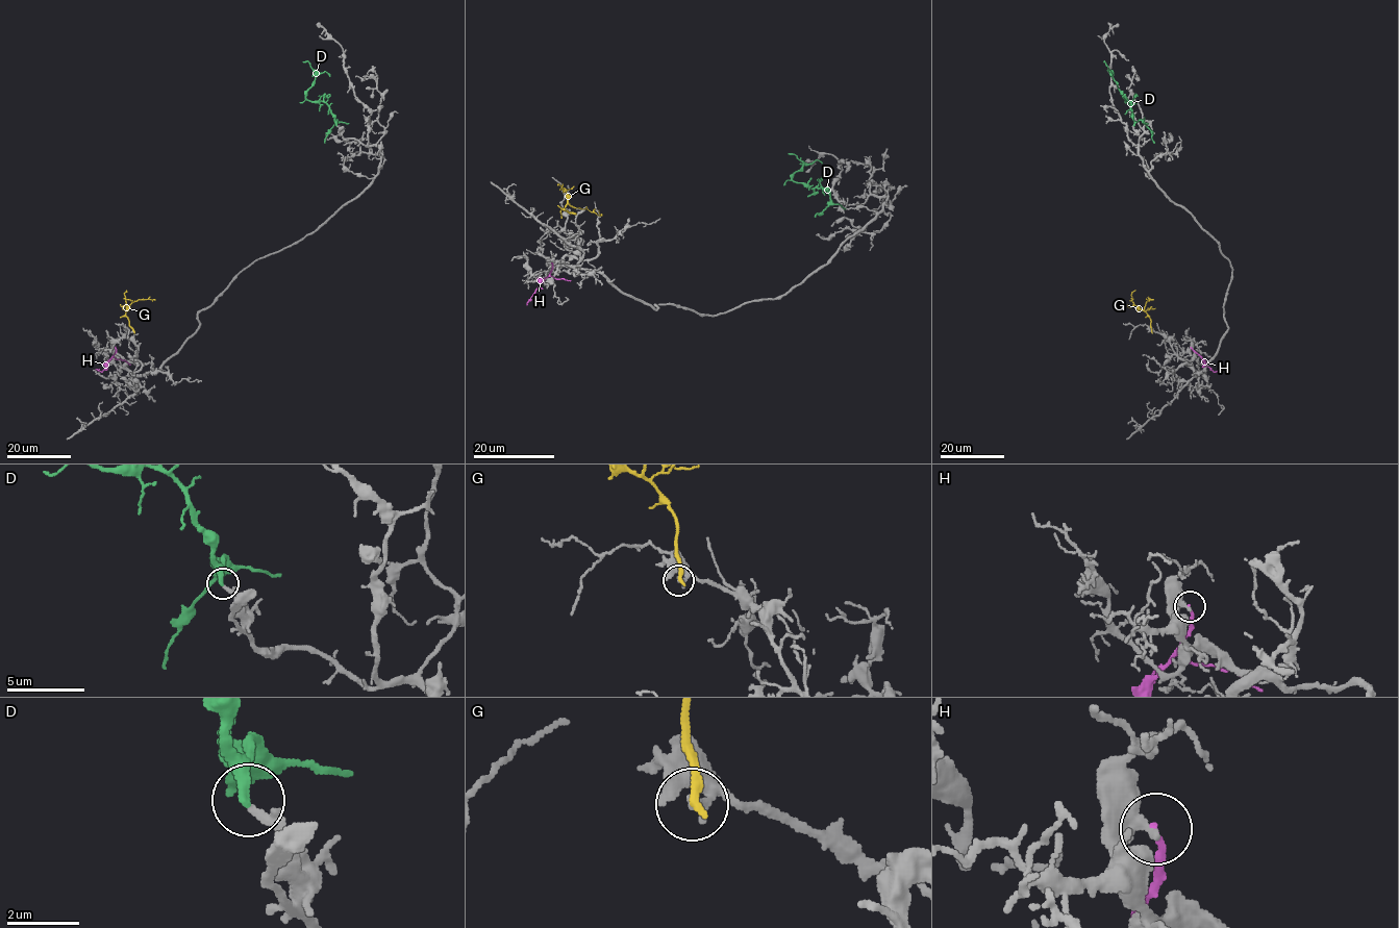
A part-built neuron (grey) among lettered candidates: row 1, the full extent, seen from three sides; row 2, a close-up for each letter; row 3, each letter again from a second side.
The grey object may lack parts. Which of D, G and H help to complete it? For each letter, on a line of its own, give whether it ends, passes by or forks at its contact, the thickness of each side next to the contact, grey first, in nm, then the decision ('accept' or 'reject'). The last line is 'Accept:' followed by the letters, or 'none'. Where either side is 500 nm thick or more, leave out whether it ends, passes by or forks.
D: it ends there; 240 nm thick on the grey side, 320 nm on the other; accept
G: it ends there; 180 nm thick on the grey side, 280 nm on the other; reject
H: it ends there; 440 nm thick on the grey side, 170 nm on the other; reject
Accept: D

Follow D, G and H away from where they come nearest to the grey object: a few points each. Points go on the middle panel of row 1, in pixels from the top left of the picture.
D: (830, 192), (797, 183), (791, 178), (804, 164), (794, 154), (788, 153)
G: (575, 212), (569, 212), (566, 205), (588, 208), (598, 215), (599, 209)
H: (552, 264), (550, 273), (540, 282), (527, 304)

